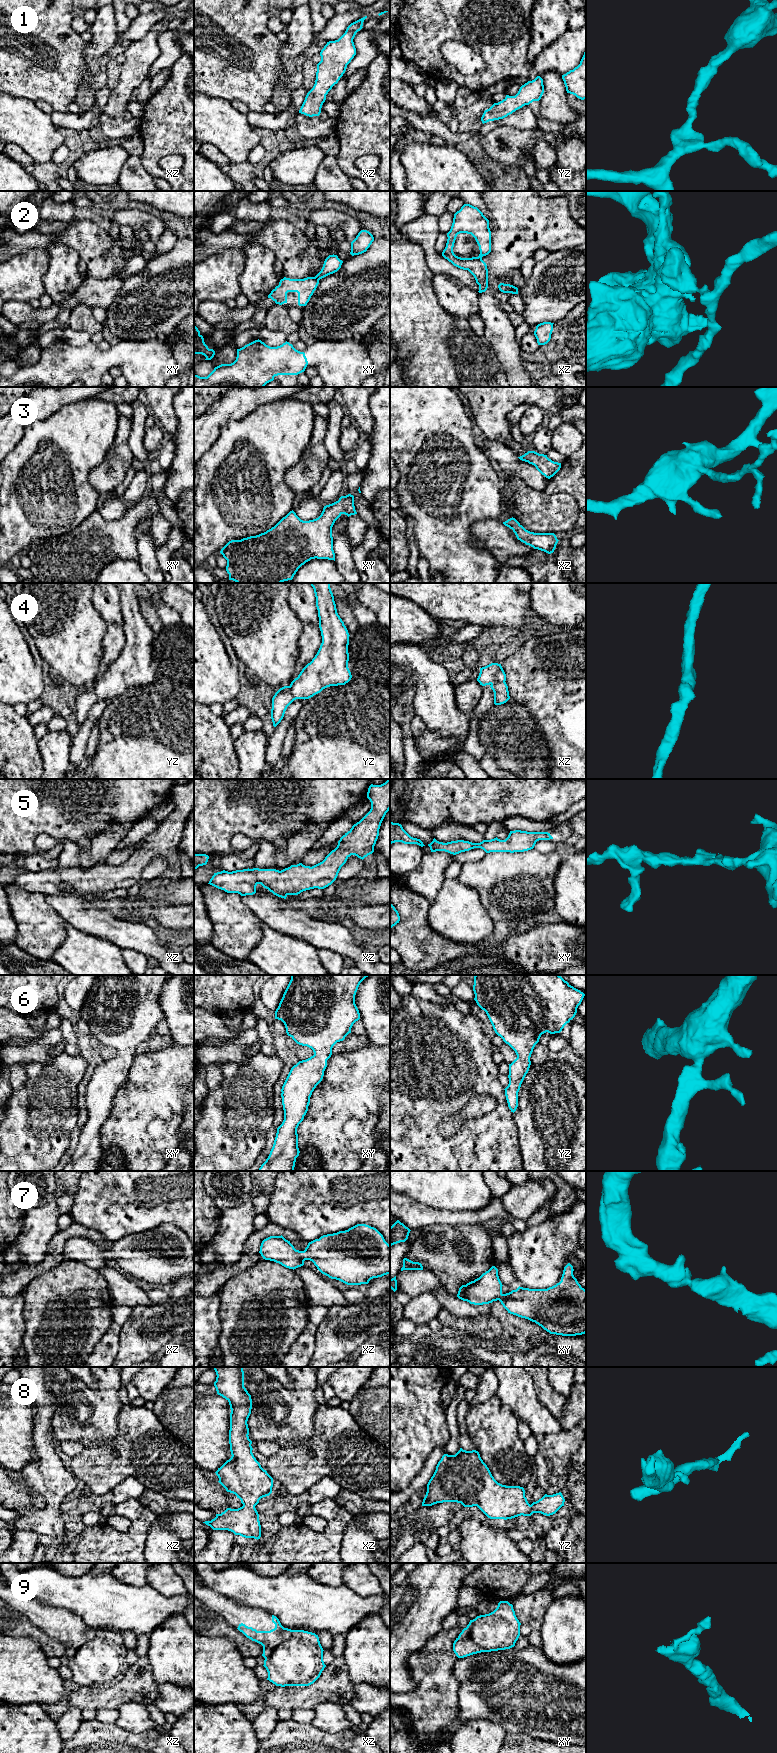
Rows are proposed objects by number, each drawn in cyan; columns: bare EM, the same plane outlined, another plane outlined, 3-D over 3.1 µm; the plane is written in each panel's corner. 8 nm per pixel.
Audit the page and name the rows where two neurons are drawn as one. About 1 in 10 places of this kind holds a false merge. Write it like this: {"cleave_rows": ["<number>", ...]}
{"cleave_rows": ["2"]}

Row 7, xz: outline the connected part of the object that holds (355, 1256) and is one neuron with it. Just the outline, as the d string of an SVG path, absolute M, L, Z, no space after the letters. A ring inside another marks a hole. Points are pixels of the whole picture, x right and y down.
M366 1224L323 1235L309 1242L304 1251L296 1250L282 1235L270 1236L262 1241L259 1253L265 1260L293 1270L303 1266L305 1260L310 1260L322 1274L347 1285L368 1284L373 1278L390 1274L390 1245L376 1228Z

